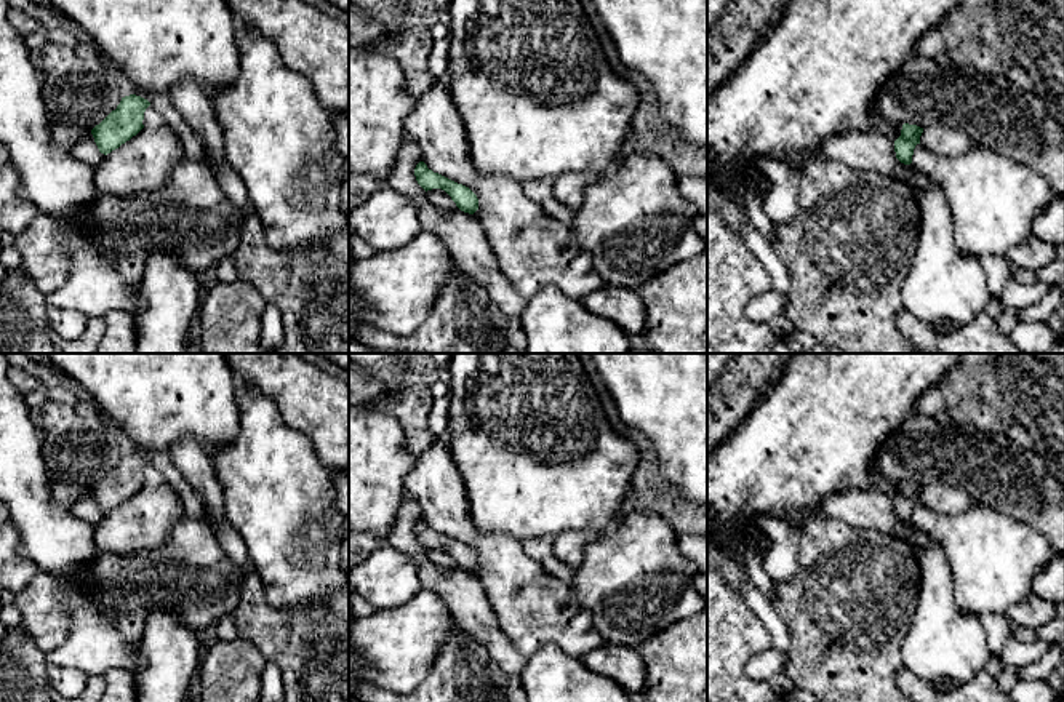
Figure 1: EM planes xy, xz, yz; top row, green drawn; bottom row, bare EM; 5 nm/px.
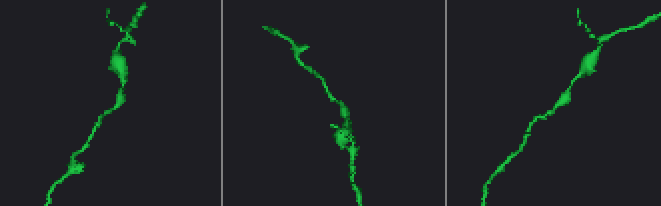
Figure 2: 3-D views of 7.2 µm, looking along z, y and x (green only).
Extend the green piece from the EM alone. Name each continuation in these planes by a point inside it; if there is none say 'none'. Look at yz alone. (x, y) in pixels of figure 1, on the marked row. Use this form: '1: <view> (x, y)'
none

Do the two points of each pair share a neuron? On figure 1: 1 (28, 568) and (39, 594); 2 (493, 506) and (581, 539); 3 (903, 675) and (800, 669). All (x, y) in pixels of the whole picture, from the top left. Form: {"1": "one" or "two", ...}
{"1": "two", "2": "two", "3": "two"}

